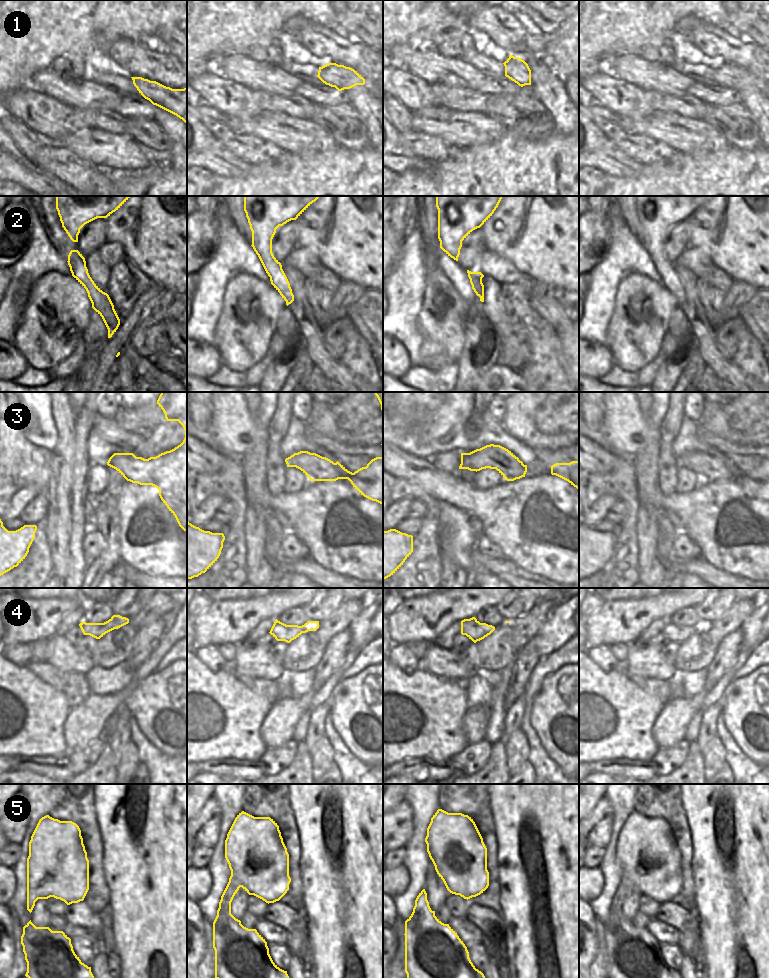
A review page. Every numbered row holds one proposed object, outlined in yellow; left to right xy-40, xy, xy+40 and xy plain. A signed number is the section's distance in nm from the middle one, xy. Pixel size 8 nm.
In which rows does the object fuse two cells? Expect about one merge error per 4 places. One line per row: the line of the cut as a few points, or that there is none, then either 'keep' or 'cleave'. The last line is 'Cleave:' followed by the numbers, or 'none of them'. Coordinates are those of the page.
1: cut none; keep
2: cut none; keep
3: cut none; keep
4: cut xy (285, 641), (290, 641); cleave
5: cut none; keep
Cleave: 4

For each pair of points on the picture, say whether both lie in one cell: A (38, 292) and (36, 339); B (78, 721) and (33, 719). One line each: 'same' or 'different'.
A: same
B: different

